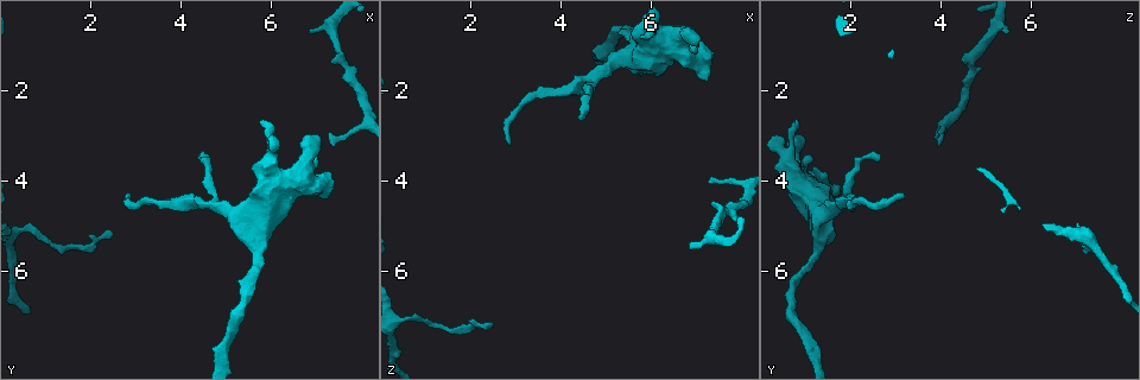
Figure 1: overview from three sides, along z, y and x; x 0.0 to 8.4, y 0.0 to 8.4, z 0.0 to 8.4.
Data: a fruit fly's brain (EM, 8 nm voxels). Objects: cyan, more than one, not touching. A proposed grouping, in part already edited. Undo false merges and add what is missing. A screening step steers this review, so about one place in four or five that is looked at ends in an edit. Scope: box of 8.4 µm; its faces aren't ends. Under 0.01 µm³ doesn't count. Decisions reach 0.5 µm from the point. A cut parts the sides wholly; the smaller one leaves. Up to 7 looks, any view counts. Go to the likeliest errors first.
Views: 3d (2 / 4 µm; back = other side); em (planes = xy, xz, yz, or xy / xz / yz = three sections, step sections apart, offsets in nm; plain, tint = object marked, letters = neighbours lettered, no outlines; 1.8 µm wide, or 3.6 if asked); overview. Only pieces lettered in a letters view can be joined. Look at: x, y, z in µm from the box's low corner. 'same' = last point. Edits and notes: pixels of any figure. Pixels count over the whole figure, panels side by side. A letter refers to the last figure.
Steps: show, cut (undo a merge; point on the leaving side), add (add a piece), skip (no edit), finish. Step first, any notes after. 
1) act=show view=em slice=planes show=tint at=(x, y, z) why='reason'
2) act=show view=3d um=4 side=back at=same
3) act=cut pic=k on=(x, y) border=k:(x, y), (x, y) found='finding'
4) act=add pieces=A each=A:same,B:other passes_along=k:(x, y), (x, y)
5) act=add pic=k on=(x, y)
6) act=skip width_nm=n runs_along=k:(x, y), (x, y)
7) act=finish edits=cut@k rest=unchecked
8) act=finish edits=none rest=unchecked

act=show view=3d um=4 at=(5.80, 2.70, 0.80) why='free end'

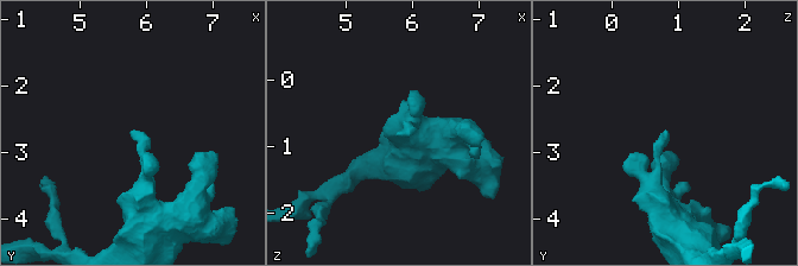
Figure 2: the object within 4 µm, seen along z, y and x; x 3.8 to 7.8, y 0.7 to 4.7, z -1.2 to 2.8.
act=show view=em slice=xz step=4 show=letters at=(5.75, 2.70, 0.75)

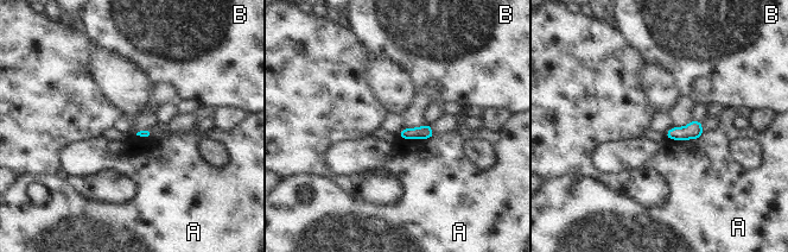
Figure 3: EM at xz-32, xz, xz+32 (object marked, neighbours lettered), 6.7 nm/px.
act=show view=em slice=planes show=letters at=same

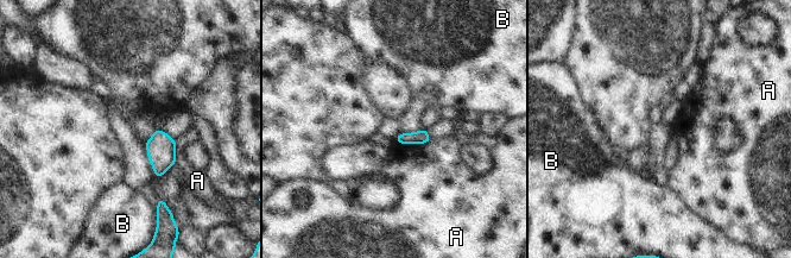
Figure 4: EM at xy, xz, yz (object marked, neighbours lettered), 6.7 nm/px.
act=skip longest_contact=A:240nm each=A:other,B:other found='no lettered piece goes on from it'

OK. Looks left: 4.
act=show view=em slice=xy step=4 show=tint at=(6.85, 0.80, 5.45) why='branch stops here'

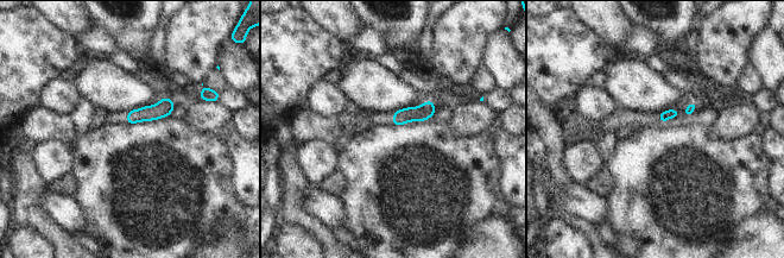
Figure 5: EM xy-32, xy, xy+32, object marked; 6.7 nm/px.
act=show view=em slice=xy step=4 show=letters at=same

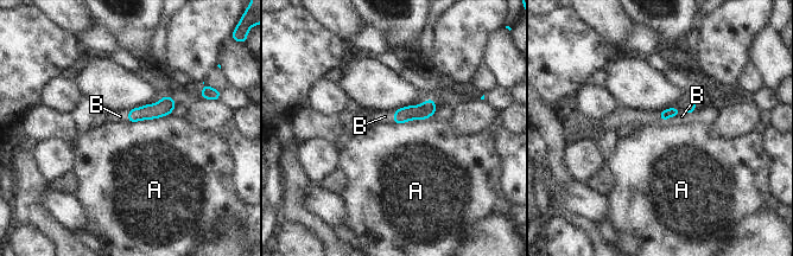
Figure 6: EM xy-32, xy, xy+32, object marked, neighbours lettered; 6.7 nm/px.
act=add pieces=B each=A:other,B:same passes_along=6:(668, 113), (677, 108), (682, 116) found='the neuron continues'

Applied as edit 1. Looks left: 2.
act=show view=3d um=4 at=(2.55, 5.20, 7.15) why='branch stops here'

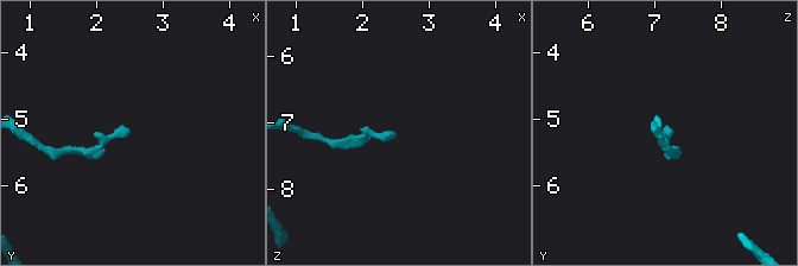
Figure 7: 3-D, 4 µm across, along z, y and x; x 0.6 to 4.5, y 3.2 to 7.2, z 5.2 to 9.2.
act=show view=em slice=planes show=letters at=(2.50, 5.15, 7.20)

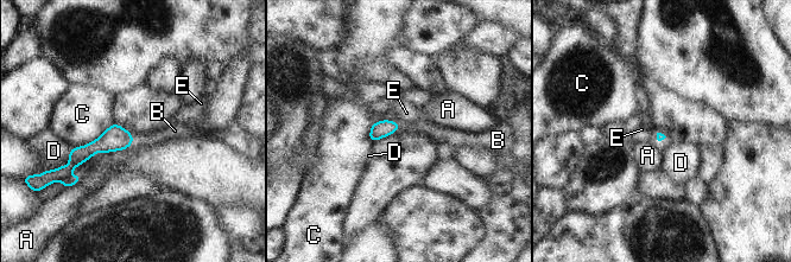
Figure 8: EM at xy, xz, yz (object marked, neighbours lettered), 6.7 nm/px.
act=add pieces=B each=A:other,B:same,C:other,D:other,E:other passes_along=8:(115, 138), (132, 140), (151, 138) found='it goes on there'

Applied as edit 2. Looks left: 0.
act=finish edits=add@6,add@8 rest=unchecked

